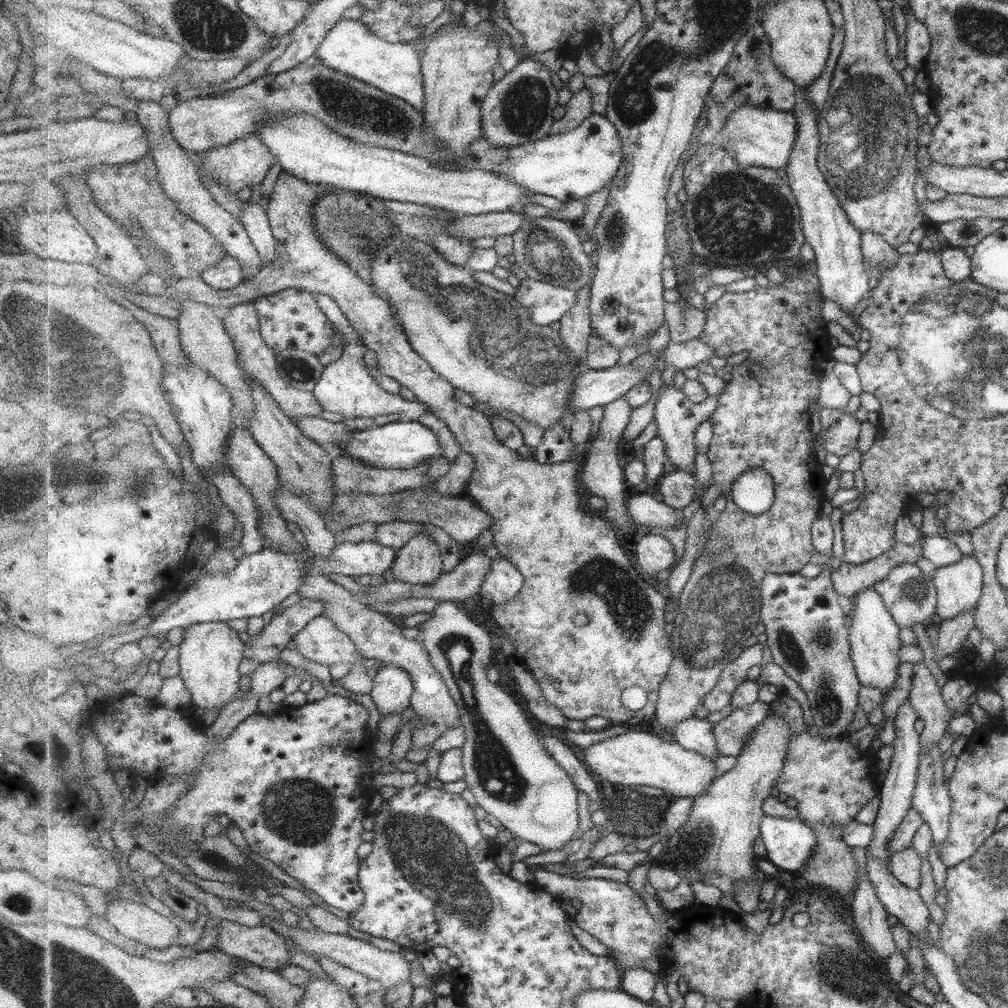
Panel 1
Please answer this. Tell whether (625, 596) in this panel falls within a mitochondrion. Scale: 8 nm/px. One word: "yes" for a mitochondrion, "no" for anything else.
yes

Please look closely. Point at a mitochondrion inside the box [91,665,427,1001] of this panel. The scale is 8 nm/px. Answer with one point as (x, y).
(301, 812)

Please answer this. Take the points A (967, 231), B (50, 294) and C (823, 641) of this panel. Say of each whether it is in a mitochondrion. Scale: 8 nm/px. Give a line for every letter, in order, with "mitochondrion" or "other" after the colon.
A: other
B: other
C: mitochondrion

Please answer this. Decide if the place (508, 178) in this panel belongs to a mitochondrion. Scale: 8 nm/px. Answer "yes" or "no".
no

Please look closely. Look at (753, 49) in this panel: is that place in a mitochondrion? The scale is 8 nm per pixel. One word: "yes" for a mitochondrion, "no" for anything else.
yes

